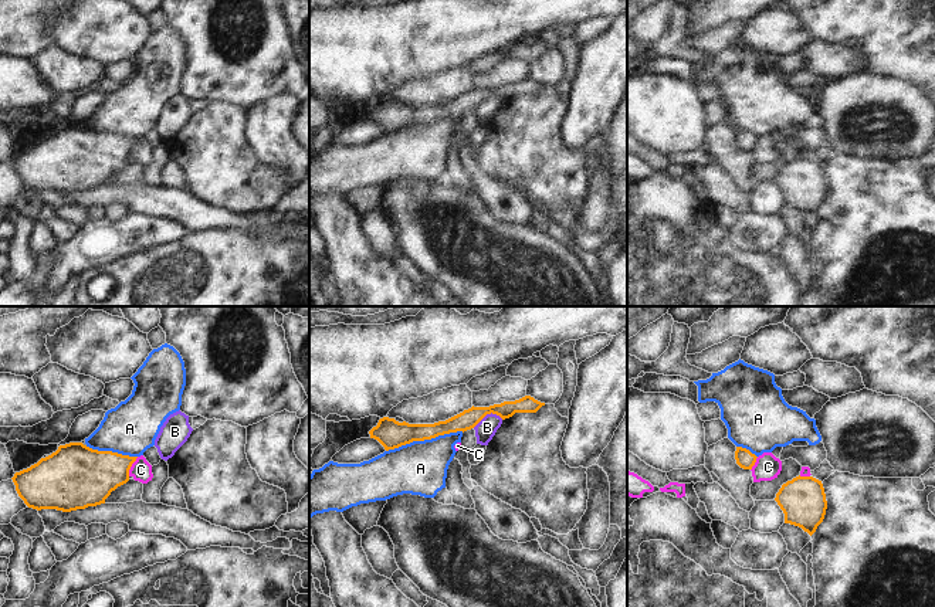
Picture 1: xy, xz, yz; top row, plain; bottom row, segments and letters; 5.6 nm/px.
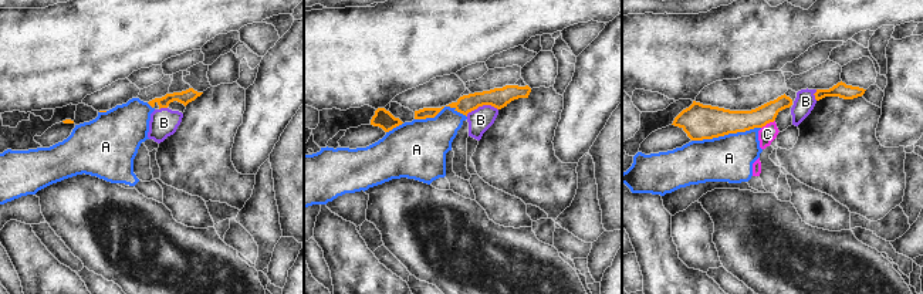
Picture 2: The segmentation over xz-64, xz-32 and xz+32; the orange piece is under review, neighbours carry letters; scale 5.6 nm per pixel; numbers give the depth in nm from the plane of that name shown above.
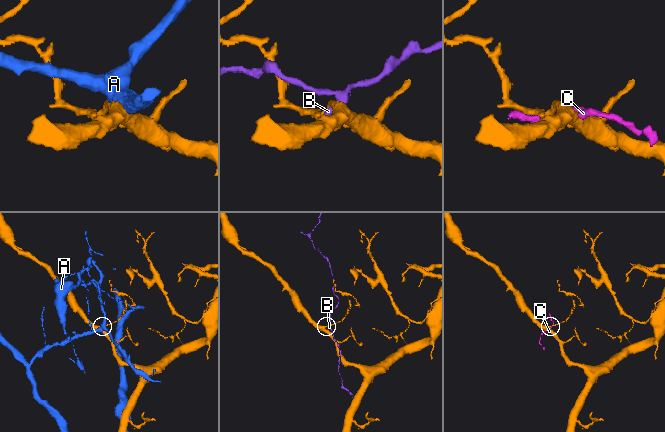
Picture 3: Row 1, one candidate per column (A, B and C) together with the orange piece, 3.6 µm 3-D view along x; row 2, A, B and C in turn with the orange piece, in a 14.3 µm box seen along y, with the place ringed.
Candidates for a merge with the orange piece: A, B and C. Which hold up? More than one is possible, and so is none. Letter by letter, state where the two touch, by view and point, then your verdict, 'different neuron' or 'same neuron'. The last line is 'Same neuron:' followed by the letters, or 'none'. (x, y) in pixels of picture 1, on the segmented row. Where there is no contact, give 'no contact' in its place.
A: xz (424, 438) | different neuron
B: xz (487, 413) | different neuron
C: xy (131, 465) | different neuron
Same neuron: none

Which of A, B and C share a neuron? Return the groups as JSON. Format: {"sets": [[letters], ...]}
{"sets": [["A"], ["B"], ["C"]]}

